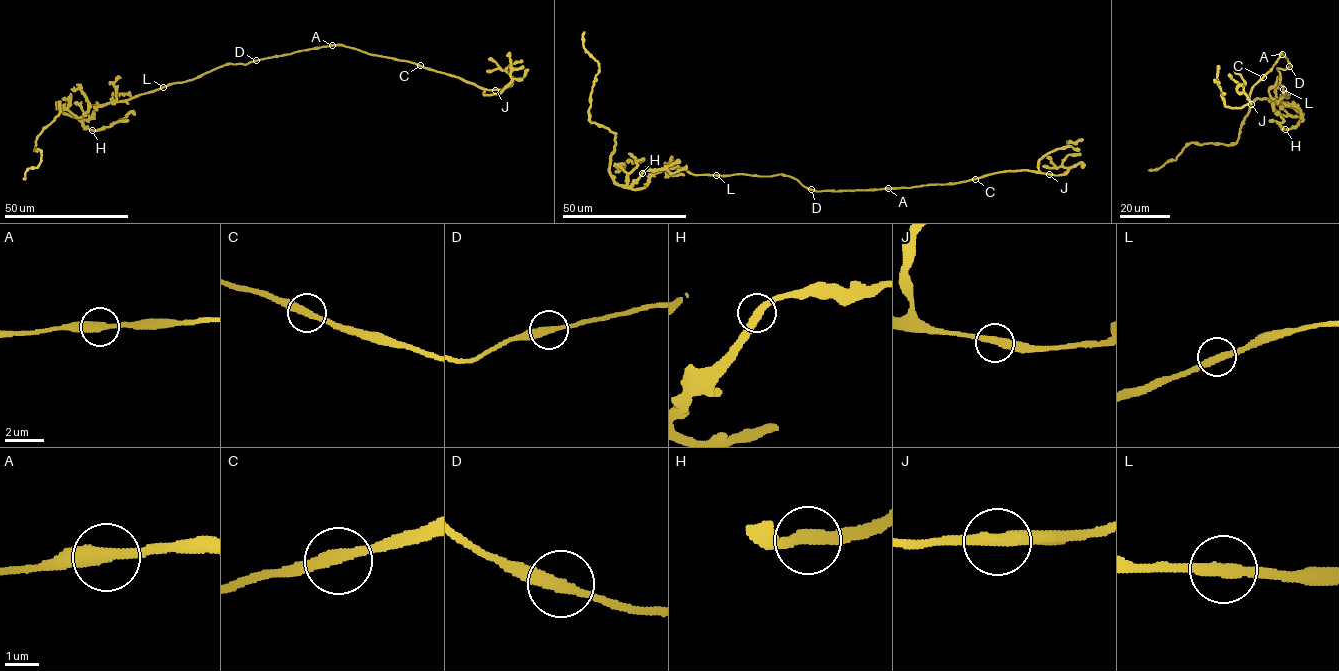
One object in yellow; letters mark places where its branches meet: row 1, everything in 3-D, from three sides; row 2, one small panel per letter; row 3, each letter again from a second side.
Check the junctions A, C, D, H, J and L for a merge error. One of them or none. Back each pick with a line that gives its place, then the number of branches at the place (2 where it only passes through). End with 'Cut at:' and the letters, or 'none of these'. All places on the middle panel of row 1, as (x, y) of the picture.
Cut at: none of these

